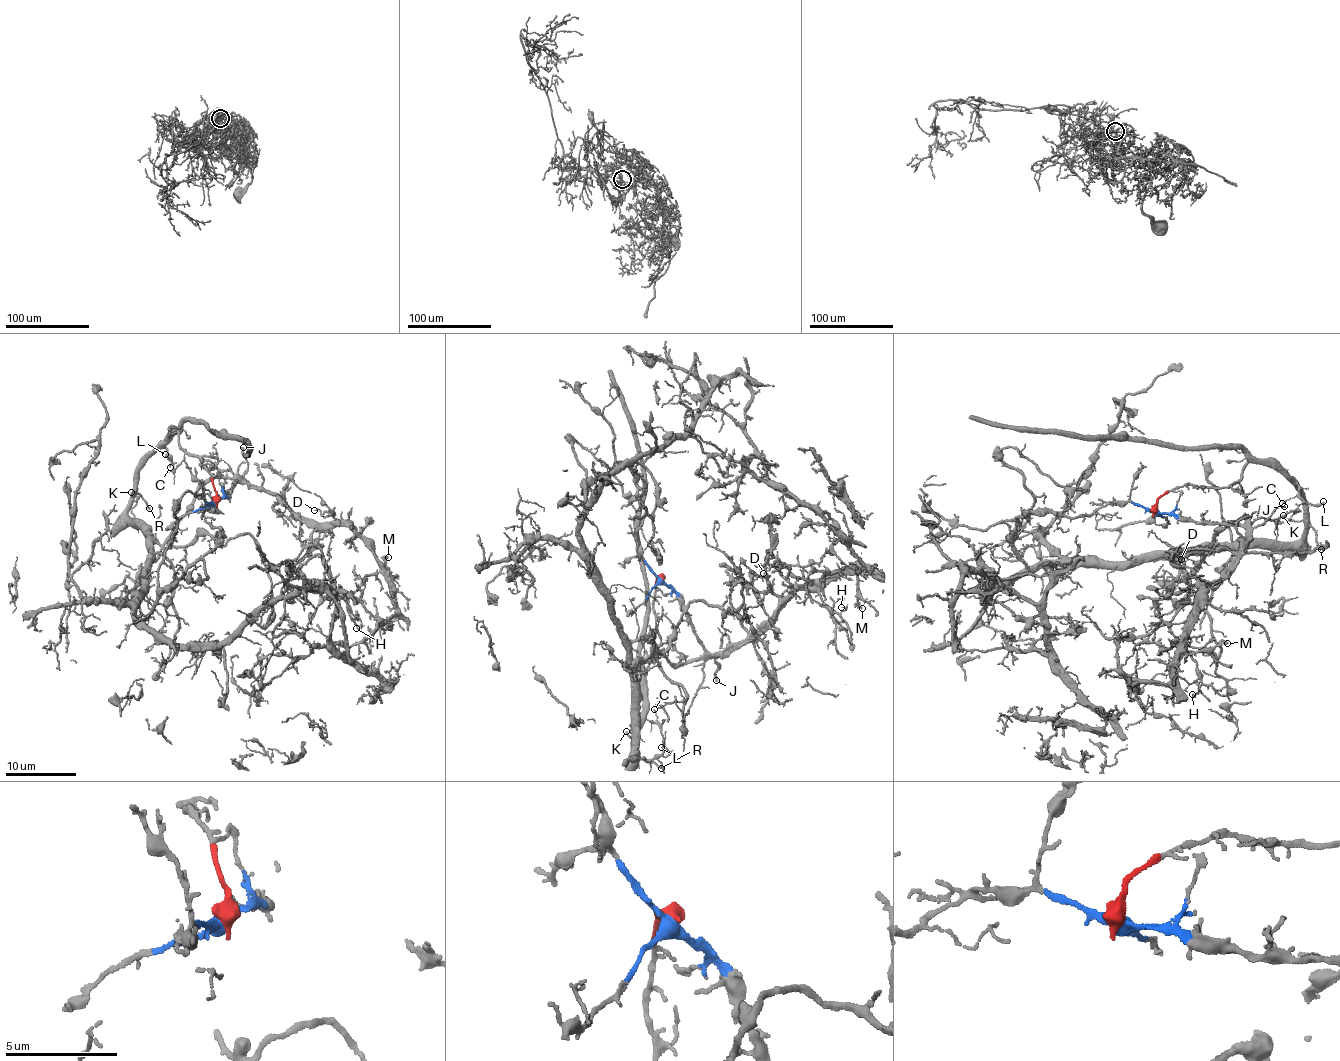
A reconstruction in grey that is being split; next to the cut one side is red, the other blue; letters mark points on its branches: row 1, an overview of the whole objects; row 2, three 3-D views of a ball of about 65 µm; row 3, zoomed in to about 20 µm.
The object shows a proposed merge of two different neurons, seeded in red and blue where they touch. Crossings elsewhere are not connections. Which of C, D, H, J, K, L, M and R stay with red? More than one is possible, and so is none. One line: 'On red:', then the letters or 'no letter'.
On red: C, K, L, R

